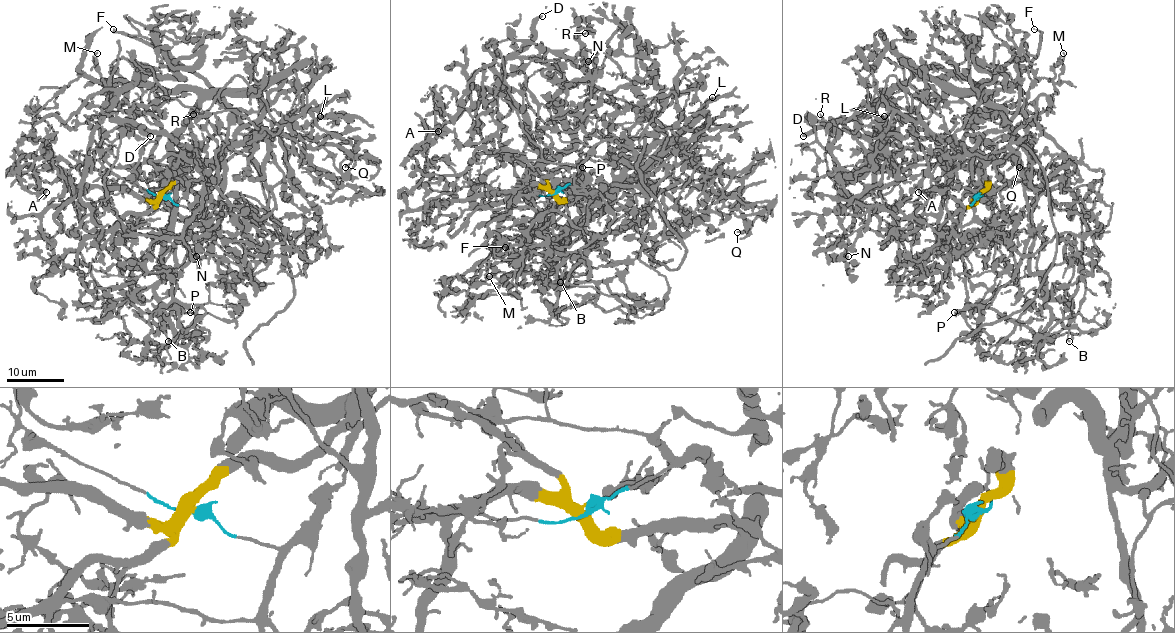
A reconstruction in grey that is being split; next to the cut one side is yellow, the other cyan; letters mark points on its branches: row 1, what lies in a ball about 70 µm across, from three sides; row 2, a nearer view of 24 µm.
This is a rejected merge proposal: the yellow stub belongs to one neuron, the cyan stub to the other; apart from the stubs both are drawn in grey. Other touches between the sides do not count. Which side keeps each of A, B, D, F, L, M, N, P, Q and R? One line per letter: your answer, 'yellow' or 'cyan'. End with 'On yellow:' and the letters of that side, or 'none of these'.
A: yellow
B: cyan
D: yellow
F: cyan
L: yellow
M: yellow
N: yellow
P: cyan
Q: yellow
R: yellow
On yellow: A, D, L, M, N, Q, R

